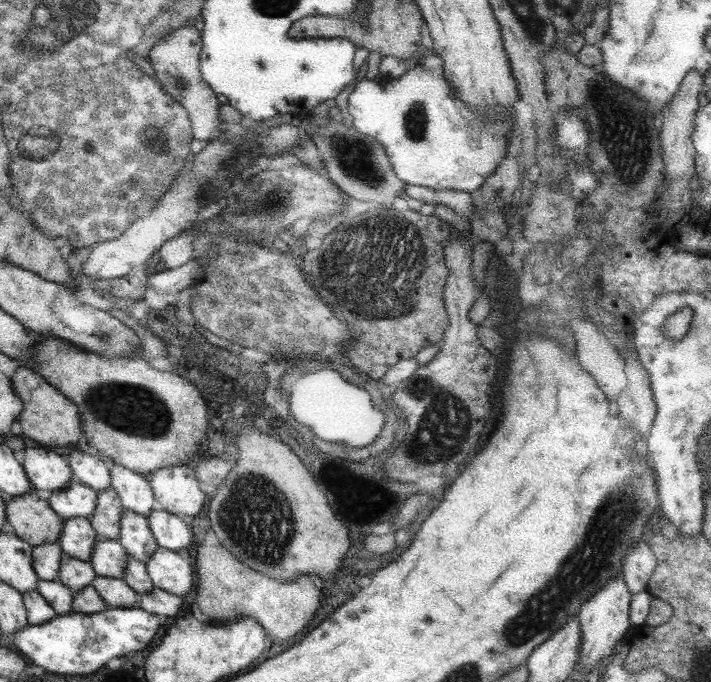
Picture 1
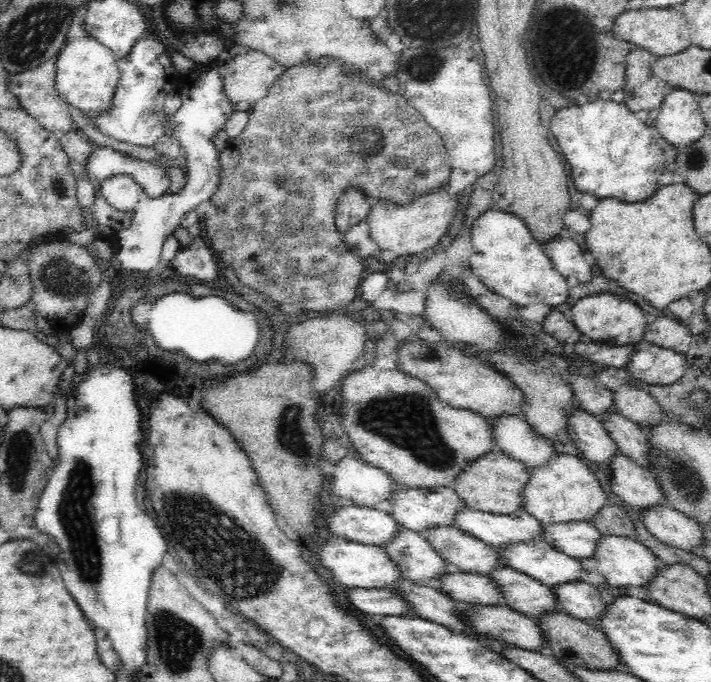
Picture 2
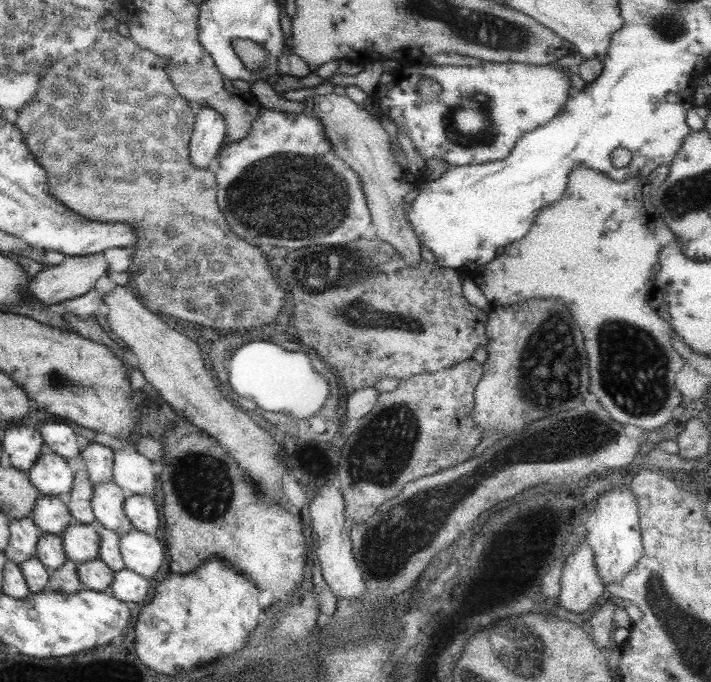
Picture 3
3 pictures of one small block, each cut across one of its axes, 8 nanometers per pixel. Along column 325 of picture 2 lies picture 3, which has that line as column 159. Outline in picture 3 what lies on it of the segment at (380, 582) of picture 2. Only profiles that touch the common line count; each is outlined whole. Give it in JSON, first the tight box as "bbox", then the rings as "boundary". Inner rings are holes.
{"bbox":[119,528,167,581],"boundary":[[[134,528],[119,536],[119,552],[125,569],[150,581],[159,570],[163,557],[167,556],[165,546],[153,534],[139,532]]]}

